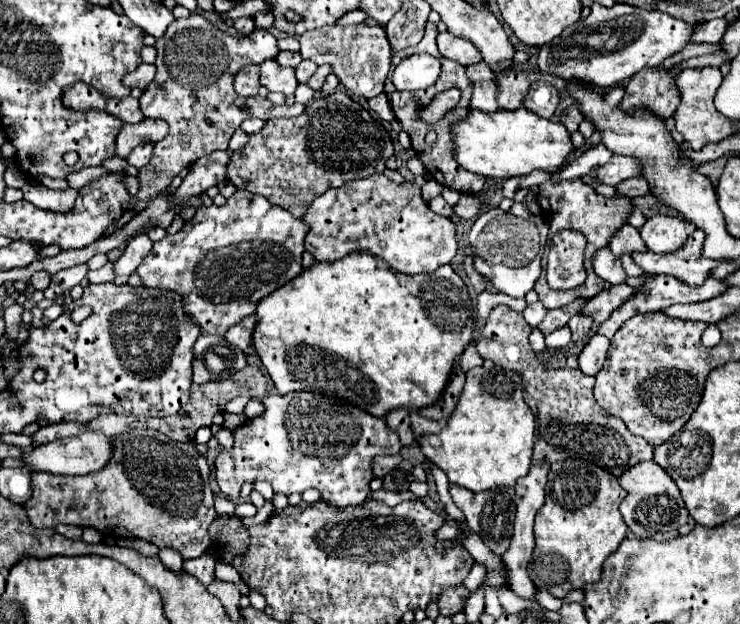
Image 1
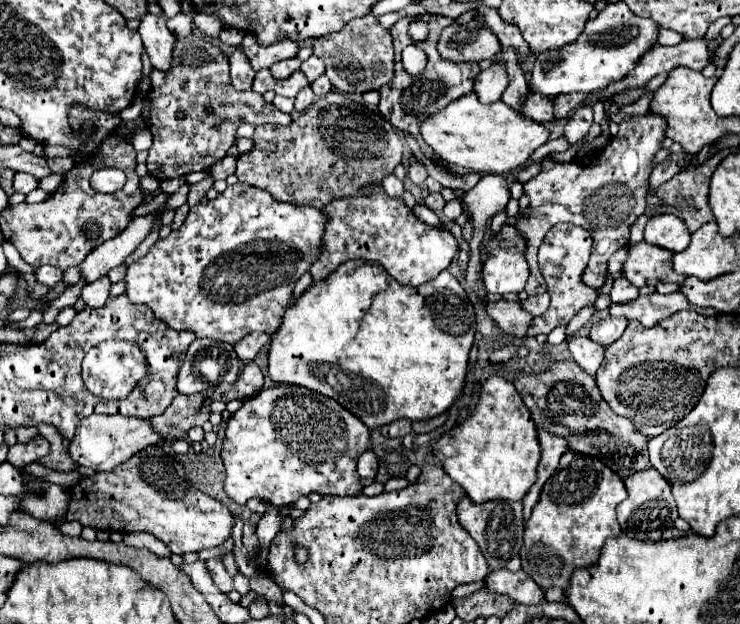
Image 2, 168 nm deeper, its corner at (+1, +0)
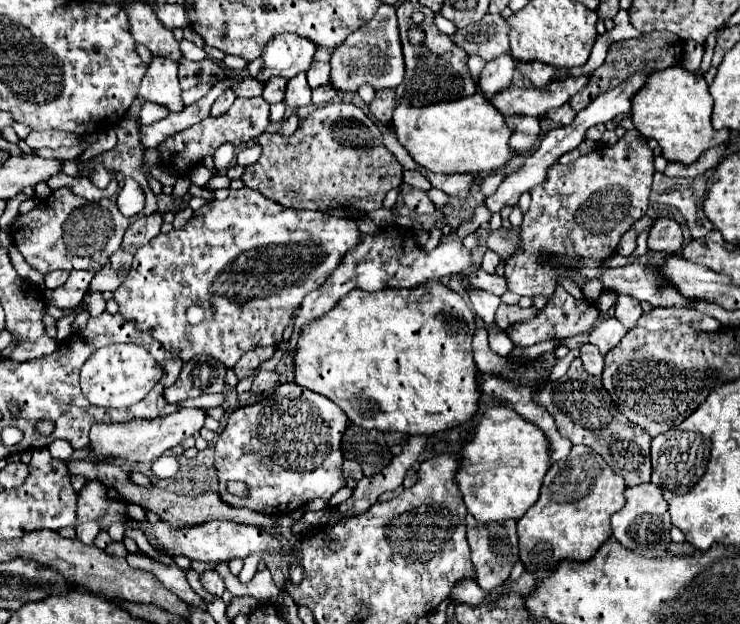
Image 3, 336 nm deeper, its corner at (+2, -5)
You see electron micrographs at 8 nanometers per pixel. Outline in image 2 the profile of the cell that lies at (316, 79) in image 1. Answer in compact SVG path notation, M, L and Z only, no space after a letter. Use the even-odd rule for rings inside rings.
M307 86L307 88L303 88L299 94L297 94L297 98L295 98L295 112L305 112L311 104L313 104L313 100L315 100L315 94L313 94L313 90L311 90L311 86Z

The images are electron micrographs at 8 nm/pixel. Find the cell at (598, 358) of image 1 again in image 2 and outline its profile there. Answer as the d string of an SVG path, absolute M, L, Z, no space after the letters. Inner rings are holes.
M575 336L569 340L569 352L573 360L591 376L595 376L597 368L603 364L603 352L605 348L599 346L597 342L589 340L587 336Z

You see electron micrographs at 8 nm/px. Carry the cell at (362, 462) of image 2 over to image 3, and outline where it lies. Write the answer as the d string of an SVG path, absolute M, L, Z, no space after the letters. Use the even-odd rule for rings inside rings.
M344 461L344 465L342 465L342 469L344 469L344 475L346 475L346 479L348 479L348 487L356 487L358 485L358 481L364 477L364 473L362 473L362 469L360 469L360 465L356 463L356 461Z

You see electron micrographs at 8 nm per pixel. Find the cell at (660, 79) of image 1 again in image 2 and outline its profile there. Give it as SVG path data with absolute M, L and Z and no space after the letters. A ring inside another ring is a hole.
M635 116L629 122L619 124L617 136L599 150L591 160L571 160L555 162L543 158L543 170L523 184L523 190L529 198L529 214L515 222L517 232L525 238L525 260L529 264L529 280L525 292L529 296L547 292L541 270L537 268L537 250L545 234L557 222L571 222L585 228L593 238L591 260L581 276L583 284L599 290L605 284L607 260L611 254L629 242L631 224L645 212L645 196L649 192L649 174L653 170L653 160L661 142L665 140L665 118L653 116Z

